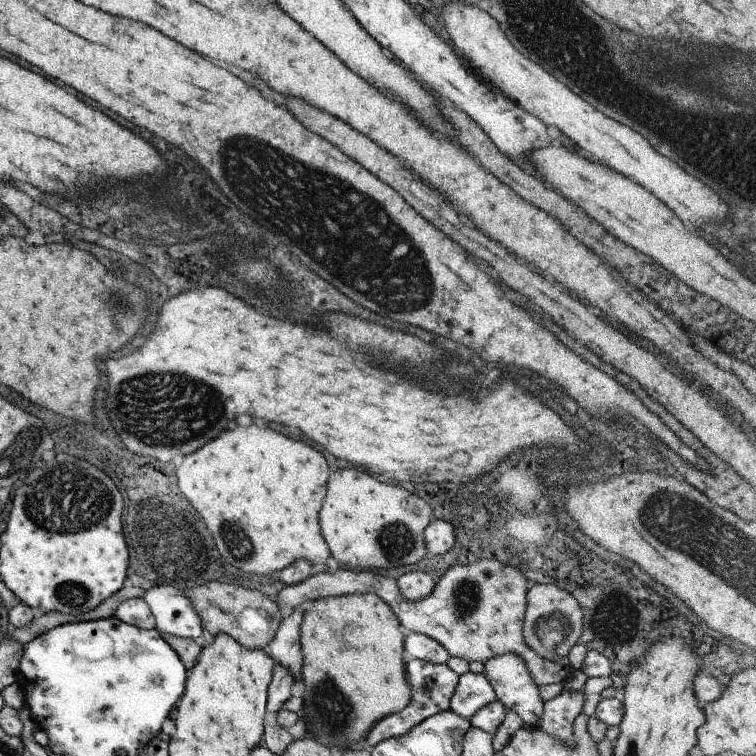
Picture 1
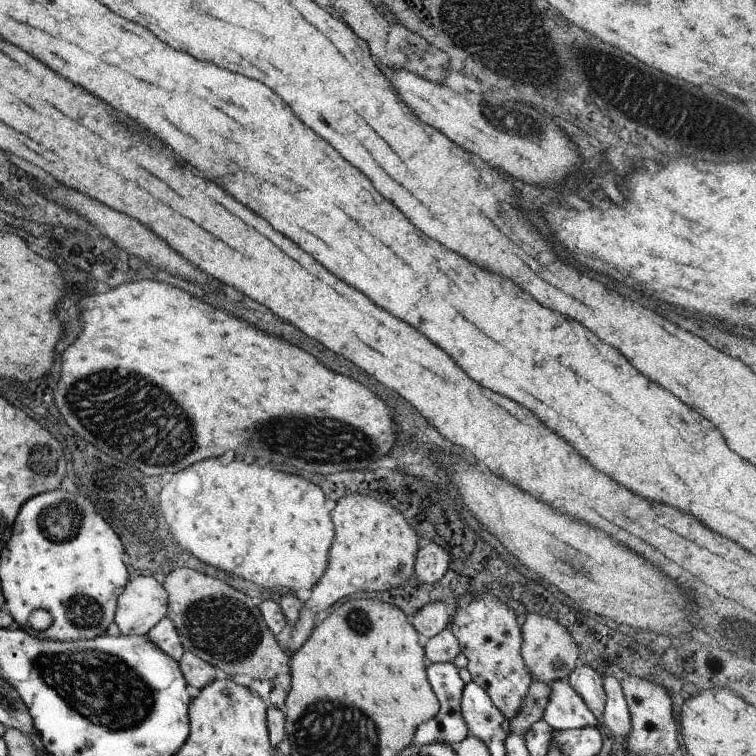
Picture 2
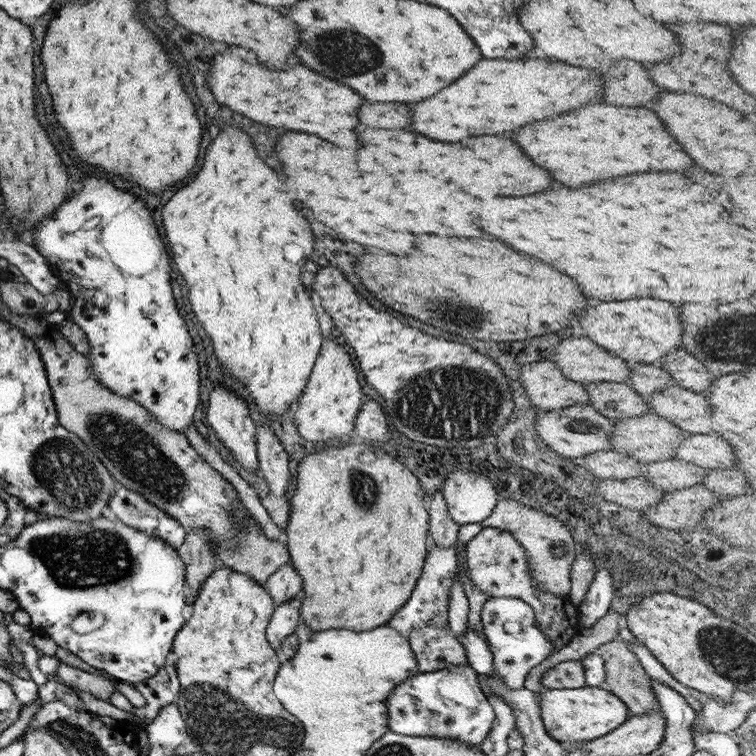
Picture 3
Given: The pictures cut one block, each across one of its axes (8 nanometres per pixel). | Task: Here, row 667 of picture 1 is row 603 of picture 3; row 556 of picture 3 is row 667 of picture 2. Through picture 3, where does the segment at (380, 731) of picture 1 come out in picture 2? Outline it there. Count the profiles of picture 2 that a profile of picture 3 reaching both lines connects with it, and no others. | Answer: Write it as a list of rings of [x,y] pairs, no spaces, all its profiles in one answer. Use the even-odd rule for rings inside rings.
[[[452,662],[426,664],[427,682],[438,700],[438,711],[435,716],[416,726],[412,736],[413,745],[426,745],[435,741],[453,745],[461,742],[468,735],[468,730],[460,713],[460,696],[464,683],[457,672],[458,668]]]

